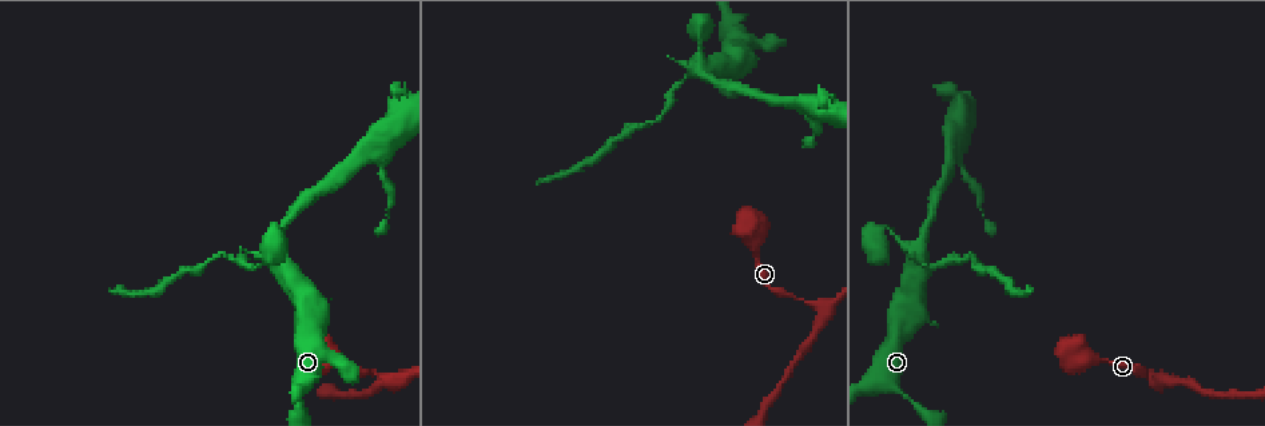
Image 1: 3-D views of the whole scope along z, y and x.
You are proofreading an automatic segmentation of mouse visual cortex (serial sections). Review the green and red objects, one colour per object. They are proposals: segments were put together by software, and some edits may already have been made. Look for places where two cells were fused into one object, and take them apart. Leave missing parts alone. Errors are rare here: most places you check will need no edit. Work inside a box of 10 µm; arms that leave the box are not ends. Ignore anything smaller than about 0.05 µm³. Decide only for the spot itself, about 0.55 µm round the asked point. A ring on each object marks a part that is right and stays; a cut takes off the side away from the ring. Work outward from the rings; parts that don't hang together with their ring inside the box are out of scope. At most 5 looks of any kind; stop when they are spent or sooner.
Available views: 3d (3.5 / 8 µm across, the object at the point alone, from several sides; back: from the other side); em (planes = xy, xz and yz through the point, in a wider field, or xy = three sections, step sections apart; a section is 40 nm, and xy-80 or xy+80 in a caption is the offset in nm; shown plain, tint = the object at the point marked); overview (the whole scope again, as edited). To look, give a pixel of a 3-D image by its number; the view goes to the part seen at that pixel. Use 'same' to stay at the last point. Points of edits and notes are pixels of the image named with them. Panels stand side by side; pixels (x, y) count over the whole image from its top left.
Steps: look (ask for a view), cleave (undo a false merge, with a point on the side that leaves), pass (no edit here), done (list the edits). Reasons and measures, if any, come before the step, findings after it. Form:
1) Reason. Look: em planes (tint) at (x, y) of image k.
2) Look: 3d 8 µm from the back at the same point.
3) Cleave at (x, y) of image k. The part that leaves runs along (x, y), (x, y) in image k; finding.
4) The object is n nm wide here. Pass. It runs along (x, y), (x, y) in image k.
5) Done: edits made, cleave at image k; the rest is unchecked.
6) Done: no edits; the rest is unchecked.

Narrows sharply. Look: 3d 8 µm from the back at (699, 37) of image 1.

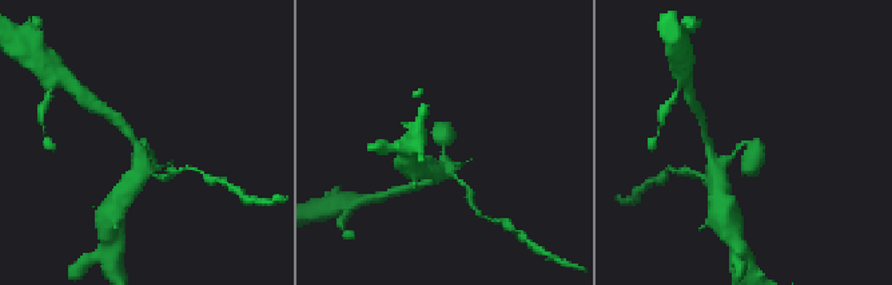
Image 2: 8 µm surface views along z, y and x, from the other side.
Look: em xy step 5 (tint) at the same point.

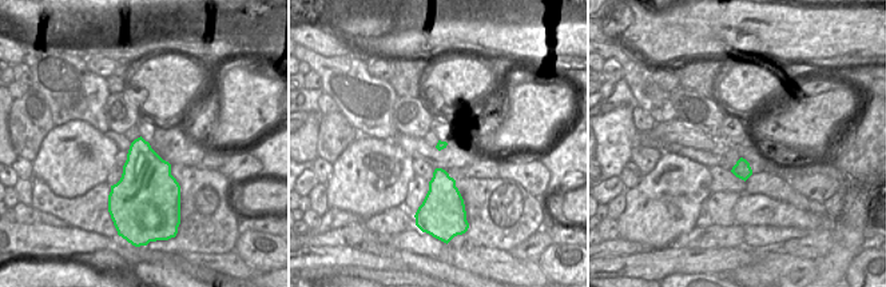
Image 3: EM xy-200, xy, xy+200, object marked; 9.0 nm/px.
Pass. All the same cell.

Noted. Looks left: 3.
Abrupt turn. Look: 3d 3.5 µm from the back at (1157, 379) of image 1.

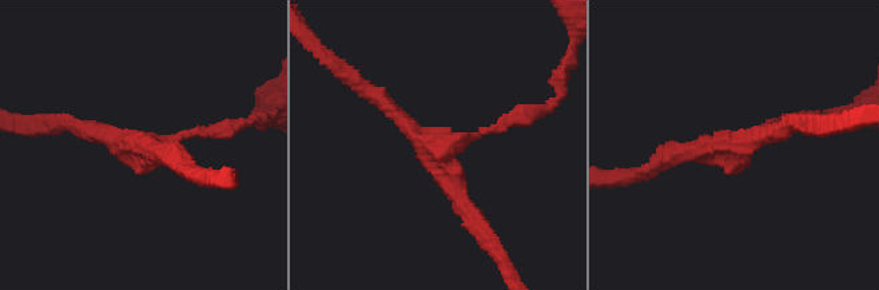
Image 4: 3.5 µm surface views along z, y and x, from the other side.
3 arms meet here; the arms are 100, 200, 250 nm wide; need the tissue. Look: em planes (tint) at (737, 146) of image 4.

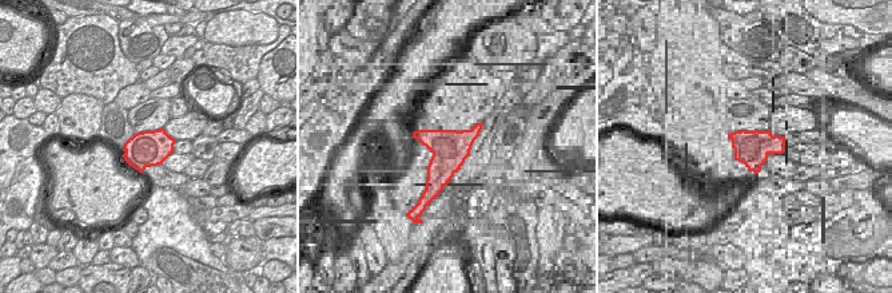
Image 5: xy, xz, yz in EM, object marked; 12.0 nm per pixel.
Pass. It runs along (524, 116), (445, 150), (478, 225) in image 4; all the same cell.

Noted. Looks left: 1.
Done: no edits; the rest is unchecked.

